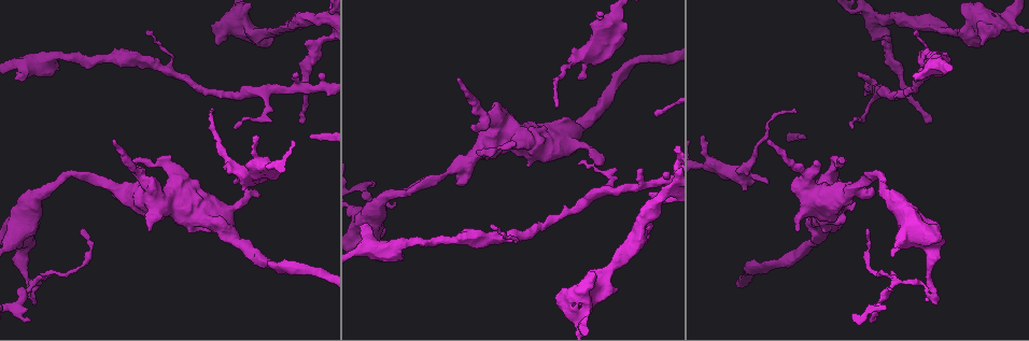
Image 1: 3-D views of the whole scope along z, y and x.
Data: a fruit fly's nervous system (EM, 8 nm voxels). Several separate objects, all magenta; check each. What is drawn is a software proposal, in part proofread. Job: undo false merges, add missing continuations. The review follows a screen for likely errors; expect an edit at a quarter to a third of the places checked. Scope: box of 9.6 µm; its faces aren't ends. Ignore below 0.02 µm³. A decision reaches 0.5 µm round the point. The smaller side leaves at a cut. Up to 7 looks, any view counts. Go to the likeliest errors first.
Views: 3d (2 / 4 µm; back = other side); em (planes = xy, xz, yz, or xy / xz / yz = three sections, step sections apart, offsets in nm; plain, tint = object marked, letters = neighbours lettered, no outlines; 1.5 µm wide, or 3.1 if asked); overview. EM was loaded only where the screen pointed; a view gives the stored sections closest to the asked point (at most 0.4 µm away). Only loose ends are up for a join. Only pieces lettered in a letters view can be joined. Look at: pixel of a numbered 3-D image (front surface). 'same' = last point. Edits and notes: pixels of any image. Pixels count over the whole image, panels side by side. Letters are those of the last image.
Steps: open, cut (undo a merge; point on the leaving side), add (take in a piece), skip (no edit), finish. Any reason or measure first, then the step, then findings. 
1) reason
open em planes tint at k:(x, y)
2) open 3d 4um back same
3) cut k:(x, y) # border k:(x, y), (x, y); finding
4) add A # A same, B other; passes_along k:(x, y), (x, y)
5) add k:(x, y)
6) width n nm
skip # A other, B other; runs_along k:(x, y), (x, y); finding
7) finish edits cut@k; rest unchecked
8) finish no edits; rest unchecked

tapers out
open em planes letters at 1:(34, 303)

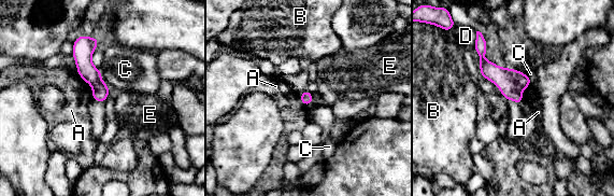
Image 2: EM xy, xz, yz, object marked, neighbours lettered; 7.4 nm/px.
cut 2:(501, 78) # A other, B other, C other, D other, E other; part_leaving 2:(482, 43), (482, 60), (519, 100); two neurons meet here

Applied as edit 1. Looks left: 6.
end of a long branch
open em xz step 4 letters at 1:(300, 123)

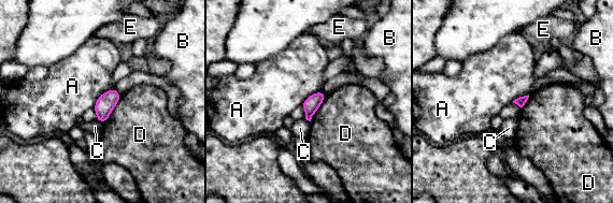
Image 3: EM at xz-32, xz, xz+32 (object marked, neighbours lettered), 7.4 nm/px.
another direction
open em planes letters same

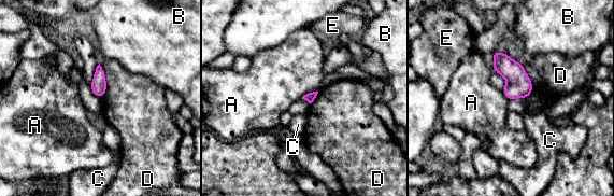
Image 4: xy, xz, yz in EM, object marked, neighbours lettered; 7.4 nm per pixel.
skip # A other, B other, C other, D other, E other; border 4:(317, 90), (306, 93), (301, 97); no lettered piece goes on from it

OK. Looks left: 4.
thin end
open em planes letters at 1:(703, 136)

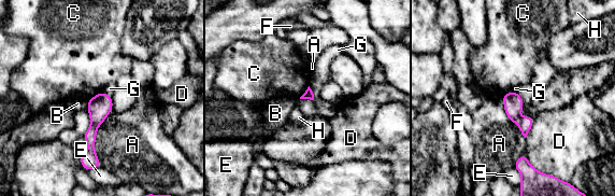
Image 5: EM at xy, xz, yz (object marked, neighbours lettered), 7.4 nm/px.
longest_contact A 380 nm
skip # A other, B other, C other, D other, E other, F other, G other, H other; border 5:(101, 90), (87, 99); none of them fits

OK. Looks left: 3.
finish edits cut@2; rest unchecked

